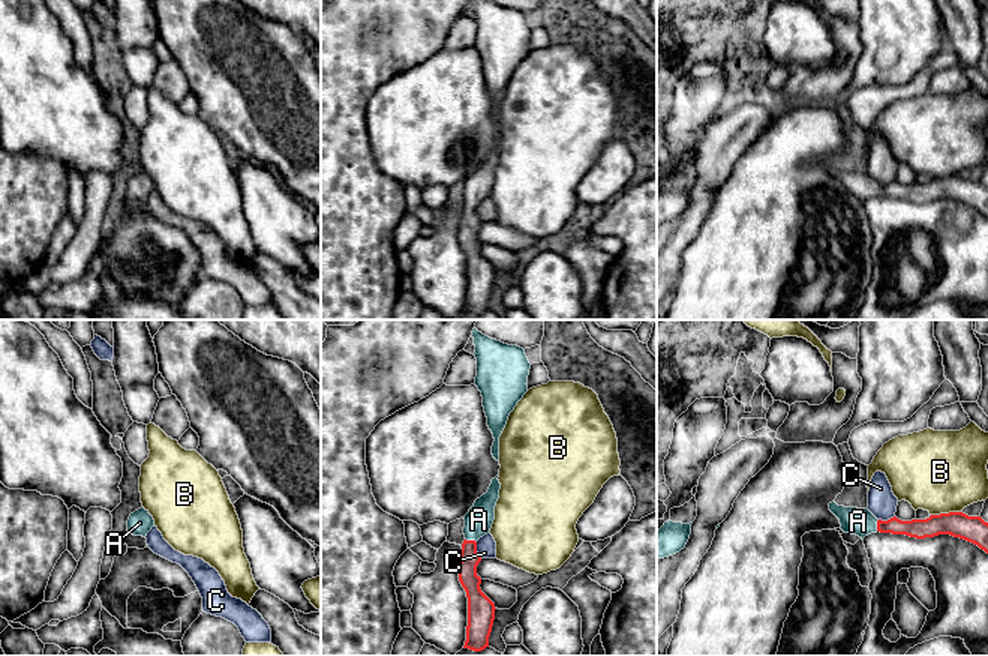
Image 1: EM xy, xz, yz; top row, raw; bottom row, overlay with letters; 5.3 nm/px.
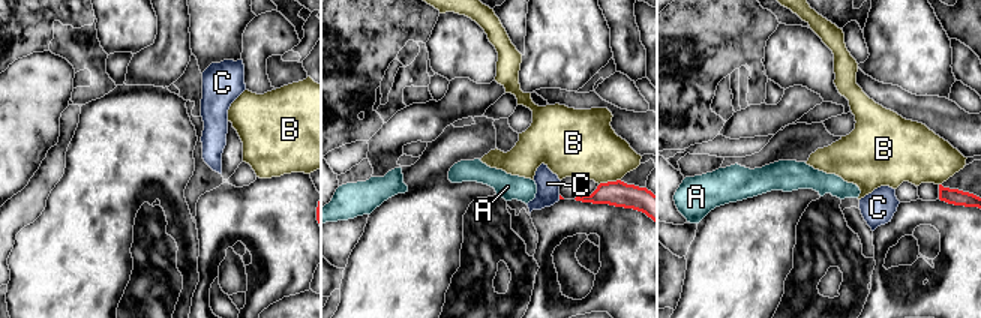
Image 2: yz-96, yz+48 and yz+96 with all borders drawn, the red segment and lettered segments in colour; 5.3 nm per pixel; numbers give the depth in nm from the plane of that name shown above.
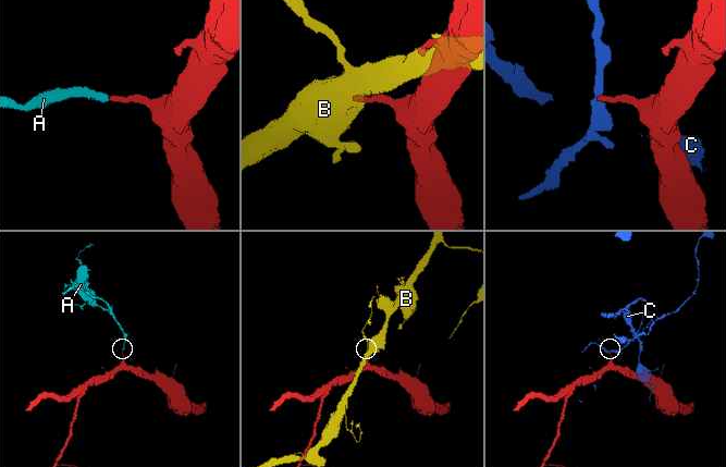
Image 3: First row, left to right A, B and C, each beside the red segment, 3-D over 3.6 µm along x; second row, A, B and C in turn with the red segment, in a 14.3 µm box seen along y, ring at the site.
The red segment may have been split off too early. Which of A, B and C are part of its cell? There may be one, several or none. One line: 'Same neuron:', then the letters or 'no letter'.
Same neuron: A

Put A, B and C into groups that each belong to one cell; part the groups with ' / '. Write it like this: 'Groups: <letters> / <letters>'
Groups: A / B / C

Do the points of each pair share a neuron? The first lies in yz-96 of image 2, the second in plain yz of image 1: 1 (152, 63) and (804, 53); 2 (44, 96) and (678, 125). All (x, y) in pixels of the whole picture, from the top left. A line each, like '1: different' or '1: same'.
1: different
2: same

